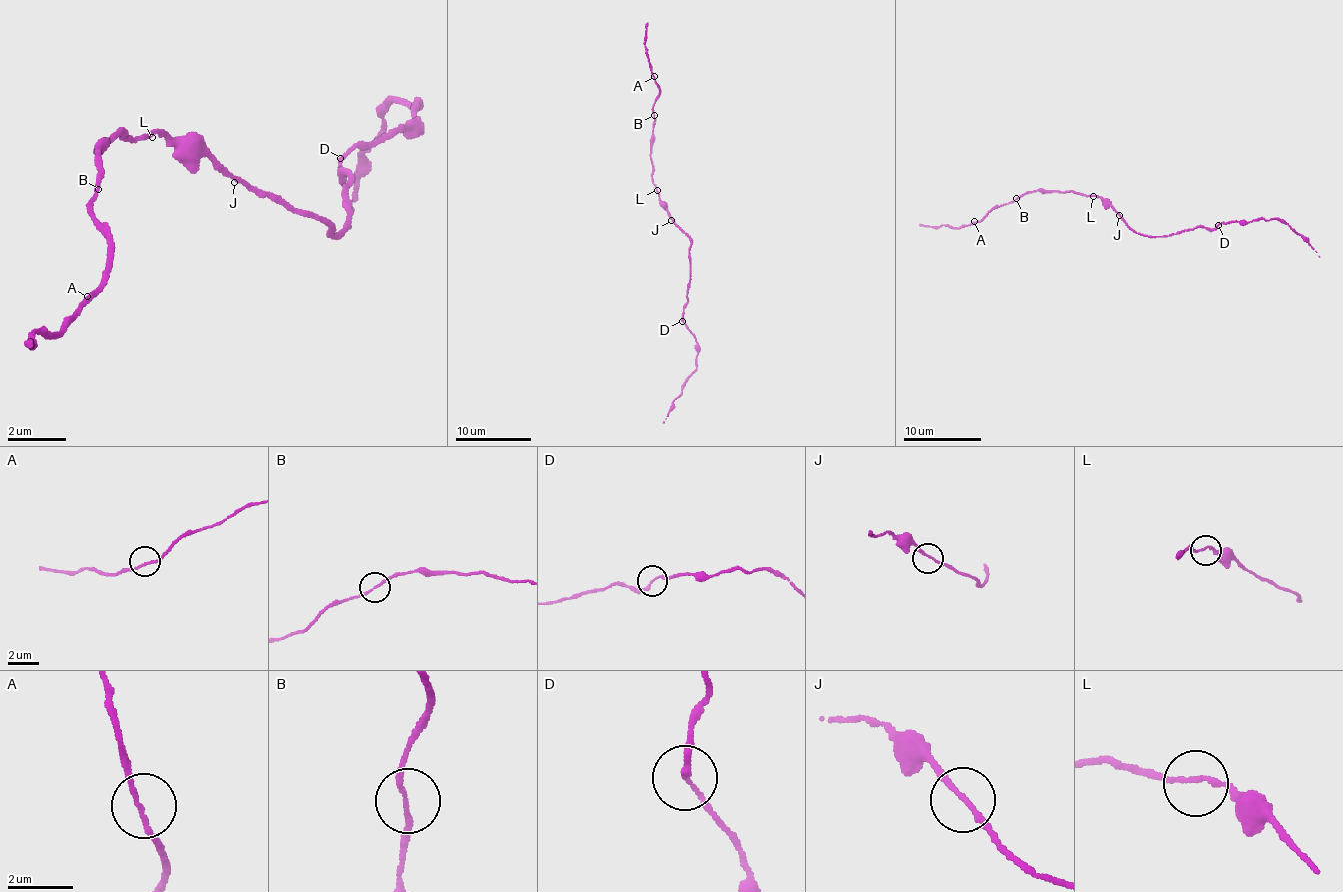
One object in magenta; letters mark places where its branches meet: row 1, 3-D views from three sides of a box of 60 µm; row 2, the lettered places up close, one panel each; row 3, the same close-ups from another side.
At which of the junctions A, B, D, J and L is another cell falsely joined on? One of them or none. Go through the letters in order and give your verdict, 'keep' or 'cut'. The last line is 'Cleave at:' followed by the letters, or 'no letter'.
A: keep
B: keep
D: keep
J: keep
L: keep
Cleave at: no letter

